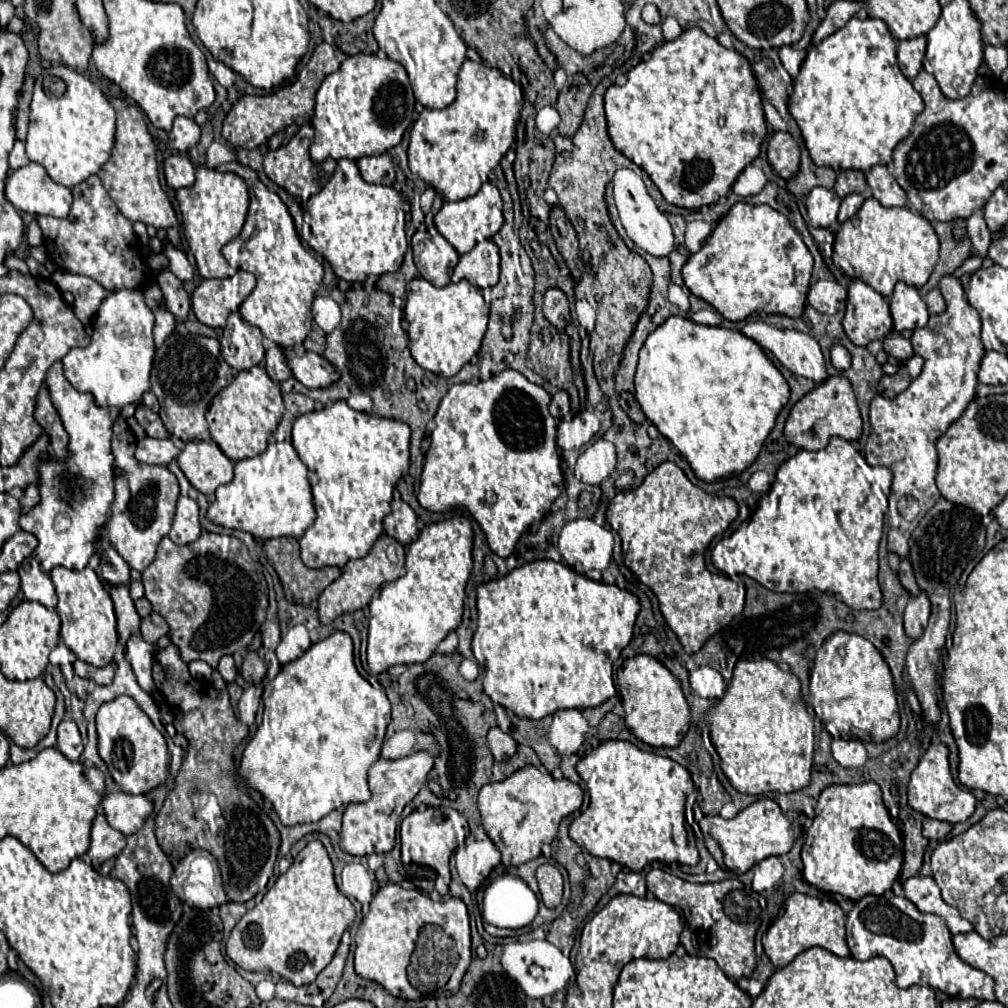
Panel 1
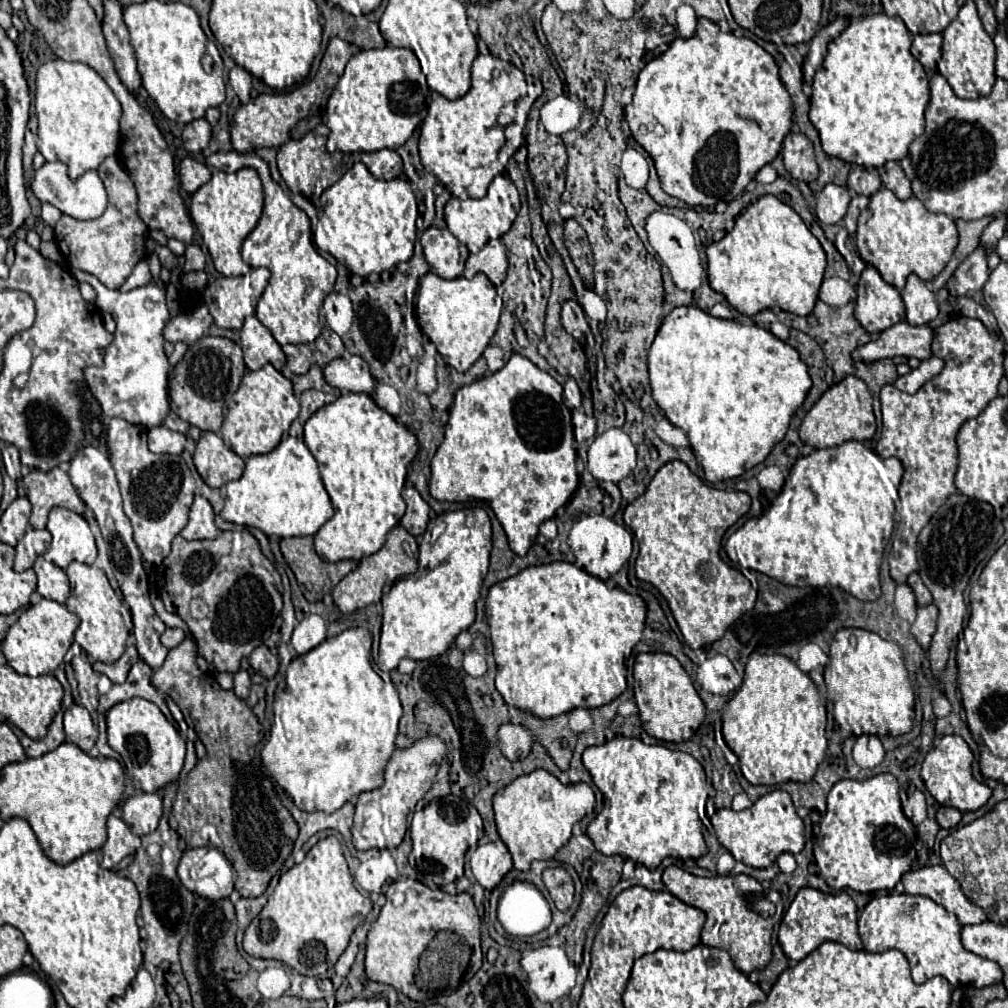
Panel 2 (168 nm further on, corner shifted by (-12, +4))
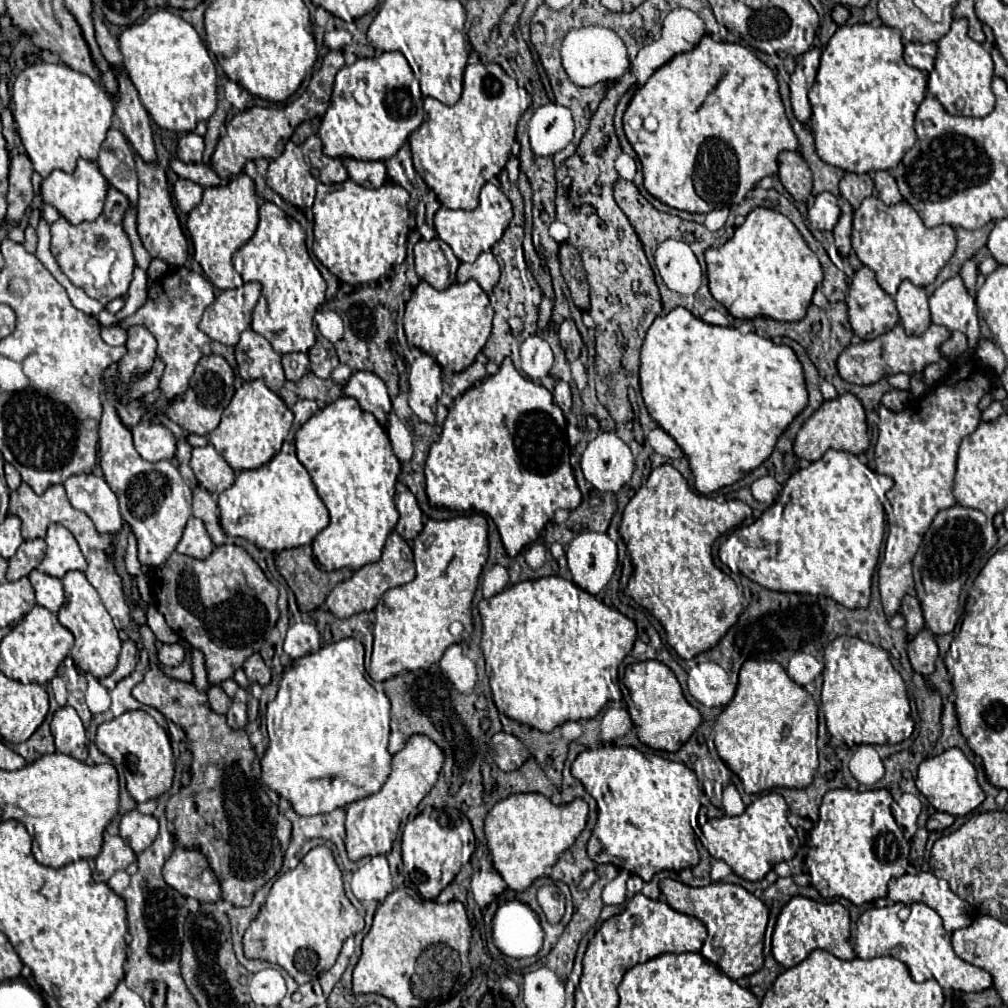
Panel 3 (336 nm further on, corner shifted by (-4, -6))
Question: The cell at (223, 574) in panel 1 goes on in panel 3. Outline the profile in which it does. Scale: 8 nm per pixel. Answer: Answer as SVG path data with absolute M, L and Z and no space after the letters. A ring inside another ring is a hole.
M235 544L217 546L213 554L205 560L173 552L167 558L167 562L155 568L155 586L157 586L157 608L165 616L169 628L177 630L179 636L183 636L183 640L187 640L191 646L199 648L205 654L209 672L207 678L211 684L221 684L223 680L233 678L233 674L243 666L243 662L251 654L259 652L265 634L275 628L275 622L279 618L277 588L265 578L263 570L251 560L251 556Z

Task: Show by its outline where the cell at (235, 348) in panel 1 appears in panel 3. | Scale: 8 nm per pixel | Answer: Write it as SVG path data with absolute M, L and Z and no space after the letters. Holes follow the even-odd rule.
M245 330L239 344L235 346L235 356L239 364L239 376L243 380L261 378L269 390L281 390L285 382L281 354L277 354L263 336L253 330Z

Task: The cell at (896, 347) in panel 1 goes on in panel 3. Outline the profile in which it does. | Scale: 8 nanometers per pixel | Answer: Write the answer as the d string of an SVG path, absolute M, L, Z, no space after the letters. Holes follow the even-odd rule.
M897 324L893 330L873 338L873 340L863 340L859 344L849 344L837 358L837 370L839 376L845 382L851 384L859 384L859 386L869 386L879 382L881 378L887 378L891 374L915 374L915 372L923 372L925 366L929 364L937 364L941 360L941 346L943 342L947 342L951 336L951 330L945 326L937 326L931 324L927 328L927 332L923 332L921 336L909 336L905 334L903 326Z

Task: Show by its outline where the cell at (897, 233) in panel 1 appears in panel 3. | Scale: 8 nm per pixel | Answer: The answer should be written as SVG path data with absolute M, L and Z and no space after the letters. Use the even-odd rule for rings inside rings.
M869 196L853 214L853 250L857 258L869 266L879 286L895 296L903 280L911 280L917 286L931 284L947 260L955 252L955 230L949 224L927 228L919 214L903 200L899 204L887 206L877 196Z

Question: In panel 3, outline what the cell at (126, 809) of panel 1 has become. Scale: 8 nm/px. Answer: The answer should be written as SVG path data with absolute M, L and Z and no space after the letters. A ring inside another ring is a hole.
M131 810L121 818L119 834L133 848L135 854L141 854L157 838L159 824L153 816L141 814L139 810Z

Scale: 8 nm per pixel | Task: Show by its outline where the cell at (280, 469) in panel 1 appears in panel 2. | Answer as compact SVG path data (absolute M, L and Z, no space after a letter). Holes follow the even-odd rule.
M283 438L275 450L247 458L243 476L227 482L225 488L227 498L221 518L233 524L259 528L267 536L313 536L333 516L333 506L321 482L317 462L299 438Z

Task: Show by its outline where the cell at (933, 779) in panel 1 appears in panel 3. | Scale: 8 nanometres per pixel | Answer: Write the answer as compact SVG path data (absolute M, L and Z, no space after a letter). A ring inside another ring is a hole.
M949 748L939 756L923 760L919 764L917 788L935 810L949 812L953 816L967 816L985 800L985 794L977 782L975 766L965 758L965 754L959 748Z

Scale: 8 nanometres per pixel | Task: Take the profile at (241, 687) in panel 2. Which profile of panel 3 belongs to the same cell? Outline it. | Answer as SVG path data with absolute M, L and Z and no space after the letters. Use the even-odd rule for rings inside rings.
M233 702L231 708L229 708L229 712L227 712L227 724L233 730L245 728L247 726L247 706L239 704L239 702Z

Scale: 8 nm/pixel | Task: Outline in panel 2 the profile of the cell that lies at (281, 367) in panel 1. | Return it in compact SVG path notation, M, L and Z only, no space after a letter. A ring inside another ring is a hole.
M285 344L283 352L287 356L287 368L293 374L305 374L309 370L311 358L313 358L313 352L311 352L309 346L305 346L305 344Z

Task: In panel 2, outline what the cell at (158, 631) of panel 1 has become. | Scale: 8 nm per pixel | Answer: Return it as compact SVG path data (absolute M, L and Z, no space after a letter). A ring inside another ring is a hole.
M167 628L163 634L161 634L161 642L167 646L167 648L173 648L177 646L179 642L183 642L185 634L181 628Z

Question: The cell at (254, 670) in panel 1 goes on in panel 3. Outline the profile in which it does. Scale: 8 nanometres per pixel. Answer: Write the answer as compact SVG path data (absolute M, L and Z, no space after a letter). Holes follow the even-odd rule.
M259 654L249 656L245 660L245 664L243 664L243 670L245 670L249 682L257 682L261 686L267 686L269 680L271 680L271 670L265 666L265 662L263 662L263 658Z

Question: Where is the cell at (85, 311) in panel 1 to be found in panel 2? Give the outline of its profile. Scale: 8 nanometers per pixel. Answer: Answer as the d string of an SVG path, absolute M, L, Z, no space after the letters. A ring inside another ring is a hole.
M141 260L139 266L133 270L133 274L125 280L125 284L121 286L121 290L131 290L137 286L145 286L151 282L151 274L149 274L149 262Z

